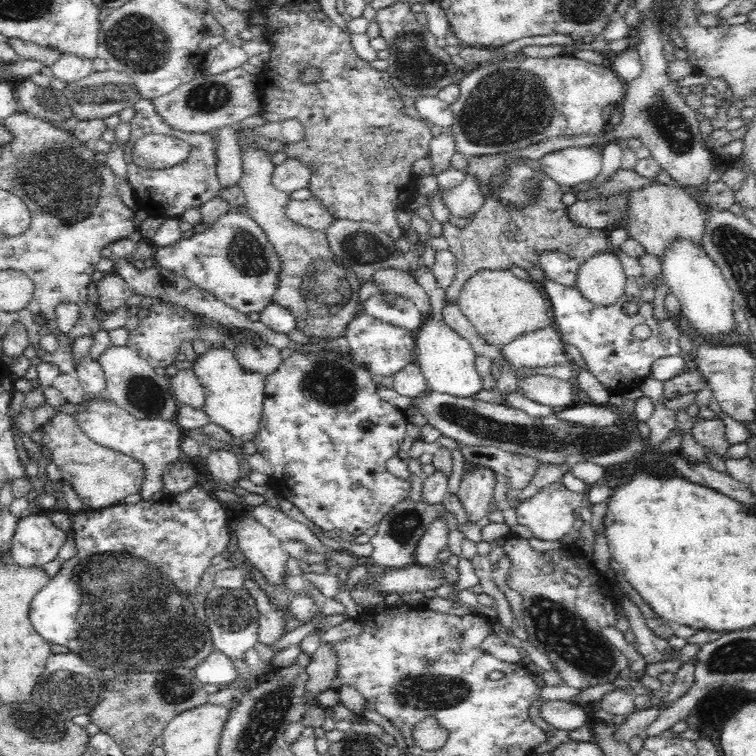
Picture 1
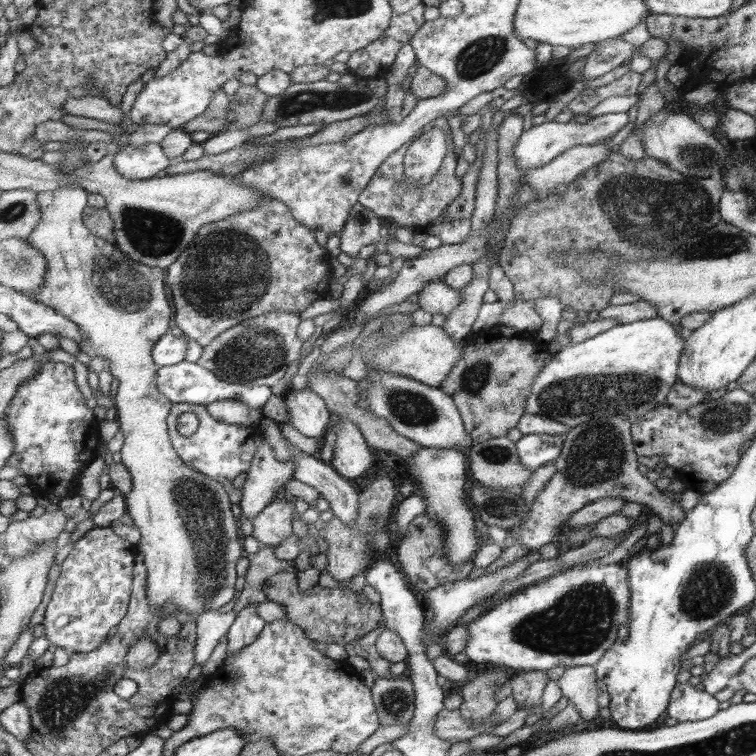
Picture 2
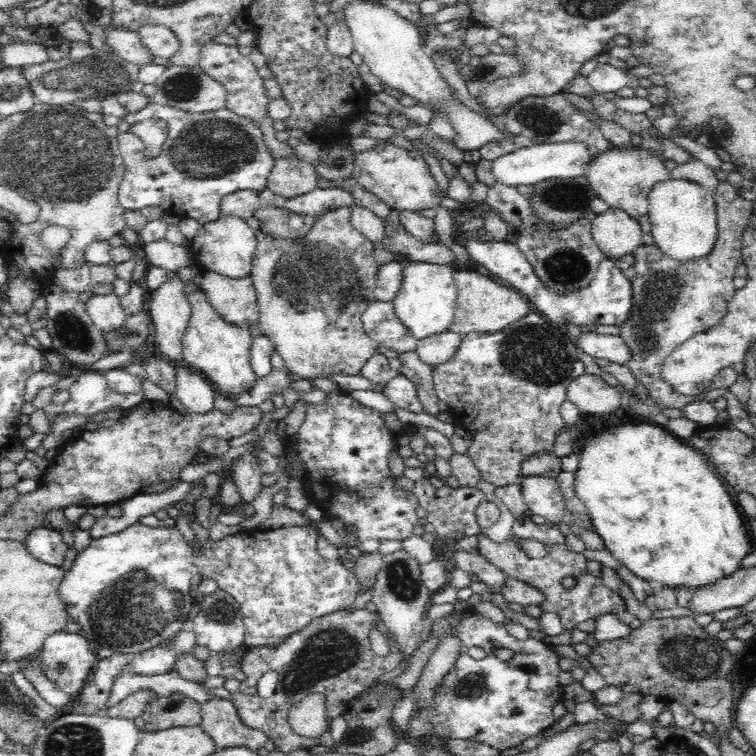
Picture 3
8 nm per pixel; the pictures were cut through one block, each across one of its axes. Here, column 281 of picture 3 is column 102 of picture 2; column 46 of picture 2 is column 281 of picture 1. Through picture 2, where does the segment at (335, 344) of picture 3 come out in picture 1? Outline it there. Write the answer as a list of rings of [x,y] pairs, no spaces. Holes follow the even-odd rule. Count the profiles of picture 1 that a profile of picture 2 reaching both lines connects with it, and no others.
[[[238,123],[233,125],[237,134],[237,140],[240,141],[240,136],[247,138],[245,142],[251,140],[247,147],[241,151],[241,159],[243,162],[243,174],[238,185],[242,187],[247,201],[245,205],[248,207],[247,215],[253,218],[258,226],[265,232],[266,238],[272,243],[275,253],[281,260],[281,271],[278,275],[278,286],[275,288],[272,303],[279,304],[284,308],[289,309],[292,316],[297,320],[297,329],[304,332],[306,336],[314,336],[314,338],[342,338],[345,336],[346,328],[349,322],[357,315],[356,308],[360,302],[358,290],[361,285],[358,278],[350,275],[347,268],[340,265],[336,256],[328,245],[328,237],[324,233],[324,229],[311,229],[288,219],[286,209],[288,204],[293,200],[289,193],[282,192],[276,189],[272,184],[272,172],[276,166],[270,161],[270,155],[264,150],[256,146],[256,138],[254,135],[254,127],[242,129]]]

